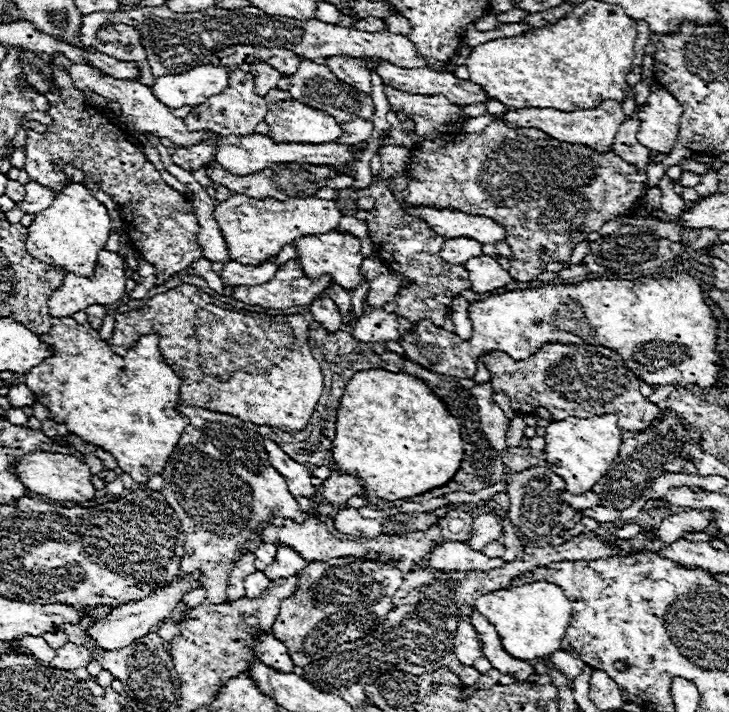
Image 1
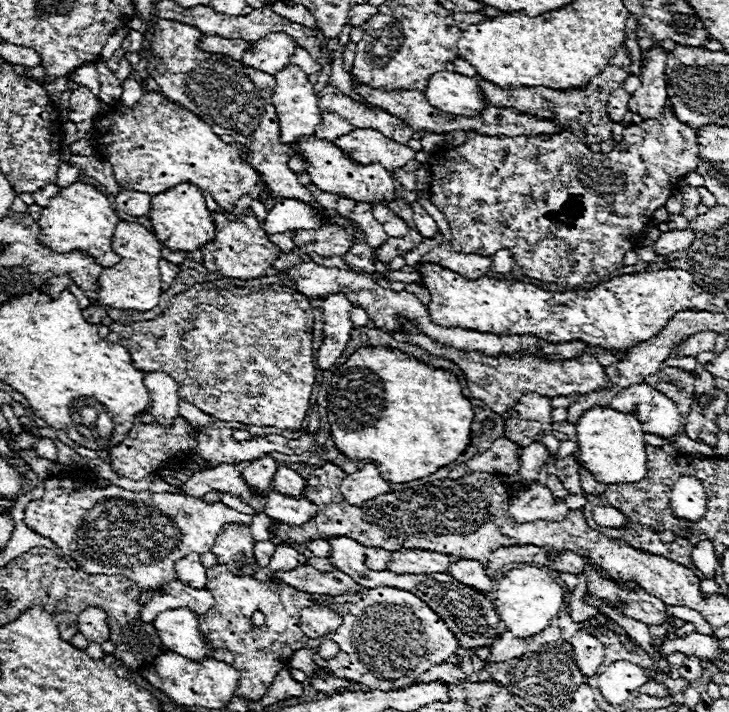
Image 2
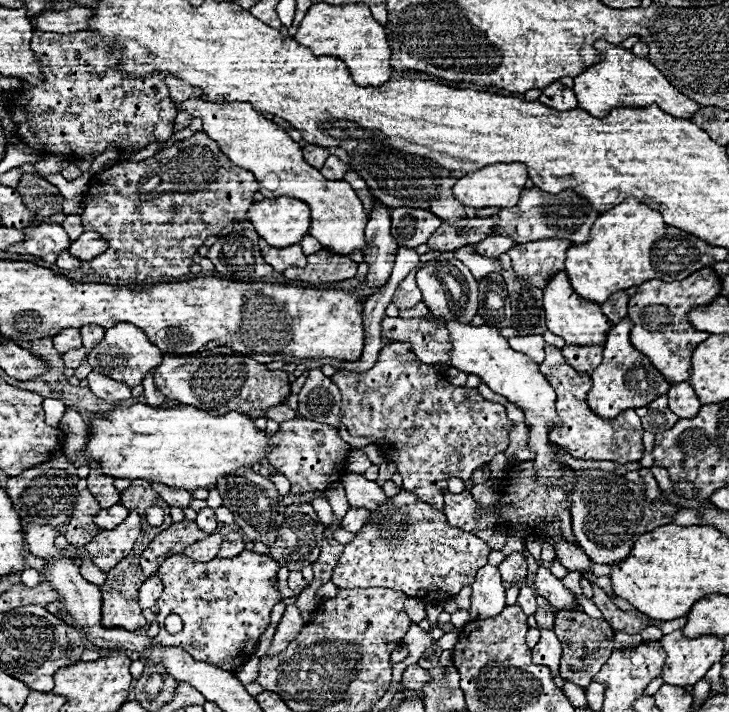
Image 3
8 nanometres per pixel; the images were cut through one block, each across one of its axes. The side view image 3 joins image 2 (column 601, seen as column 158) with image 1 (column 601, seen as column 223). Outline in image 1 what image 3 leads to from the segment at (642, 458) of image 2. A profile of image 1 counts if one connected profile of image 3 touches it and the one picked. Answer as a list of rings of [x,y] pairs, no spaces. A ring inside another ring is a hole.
[[[602,414],[592,418],[566,418],[546,426],[546,462],[548,468],[560,474],[572,494],[590,492],[592,486],[608,472],[610,464],[618,456],[622,444],[622,430],[616,414]]]

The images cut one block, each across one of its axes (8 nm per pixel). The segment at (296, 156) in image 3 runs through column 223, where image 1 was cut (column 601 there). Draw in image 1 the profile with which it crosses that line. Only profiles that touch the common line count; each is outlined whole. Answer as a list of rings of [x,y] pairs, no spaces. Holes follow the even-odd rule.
[[[606,100],[598,108],[574,110],[574,112],[560,112],[560,110],[548,108],[548,110],[508,110],[506,114],[502,114],[502,120],[510,128],[538,128],[556,140],[564,140],[564,142],[572,142],[572,144],[584,144],[596,152],[610,150],[612,140],[620,128],[620,124],[624,122],[624,118],[626,116],[622,112],[622,106],[616,100]]]

